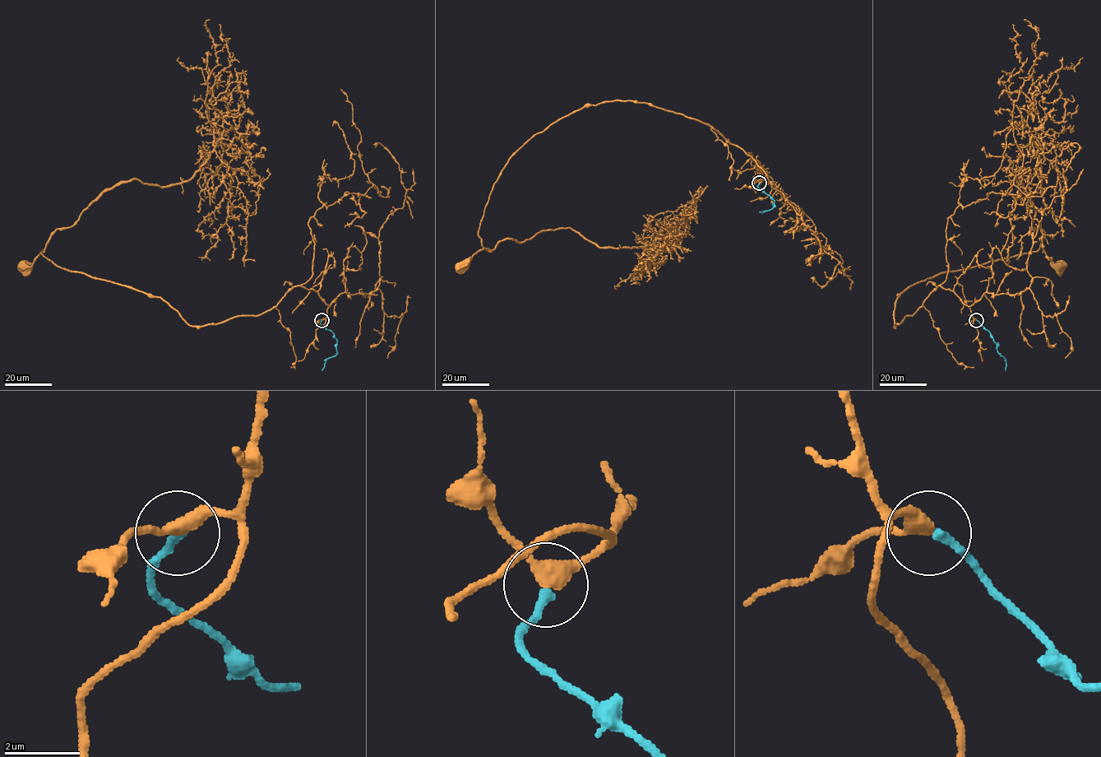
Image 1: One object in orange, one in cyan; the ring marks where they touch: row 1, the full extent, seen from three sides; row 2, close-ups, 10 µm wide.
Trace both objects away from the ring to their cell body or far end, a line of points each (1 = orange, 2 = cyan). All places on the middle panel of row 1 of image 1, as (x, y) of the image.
1: (759, 183), (753, 160), (696, 119), (644, 102), (585, 106), (510, 158), (482, 249), (460, 267)
2: (759, 183), (757, 187), (774, 201), (771, 209), (760, 211)

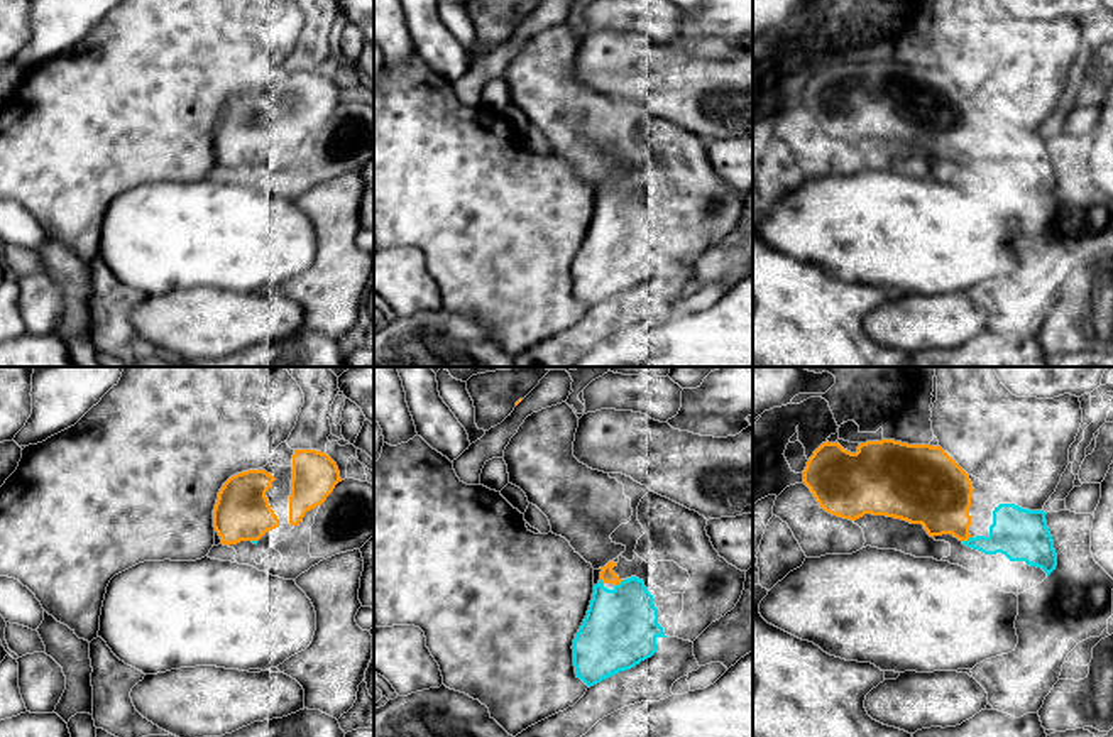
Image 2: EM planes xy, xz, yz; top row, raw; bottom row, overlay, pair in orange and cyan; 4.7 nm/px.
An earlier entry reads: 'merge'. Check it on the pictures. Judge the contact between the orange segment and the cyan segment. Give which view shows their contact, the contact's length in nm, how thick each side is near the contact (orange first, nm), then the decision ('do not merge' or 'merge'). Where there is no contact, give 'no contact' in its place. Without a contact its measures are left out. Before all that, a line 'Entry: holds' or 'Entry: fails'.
Entry: holds
yz | 50 nm | 320/240 nm | merge

